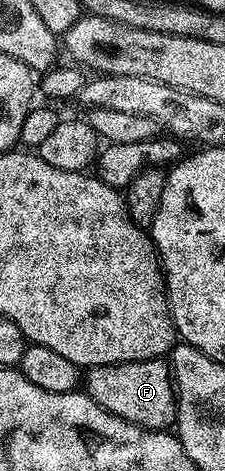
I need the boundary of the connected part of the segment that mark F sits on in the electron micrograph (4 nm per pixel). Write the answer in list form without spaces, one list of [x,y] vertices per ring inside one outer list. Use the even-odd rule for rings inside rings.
[[[147,359],[146,361],[134,361],[133,363],[111,363],[110,365],[98,365],[97,367],[87,368],[86,371],[86,394],[91,397],[98,405],[102,405],[102,409],[106,409],[110,413],[114,413],[118,417],[122,417],[126,421],[130,421],[139,427],[145,427],[147,431],[168,431],[176,421],[176,388],[172,378],[171,366],[164,359]]]

